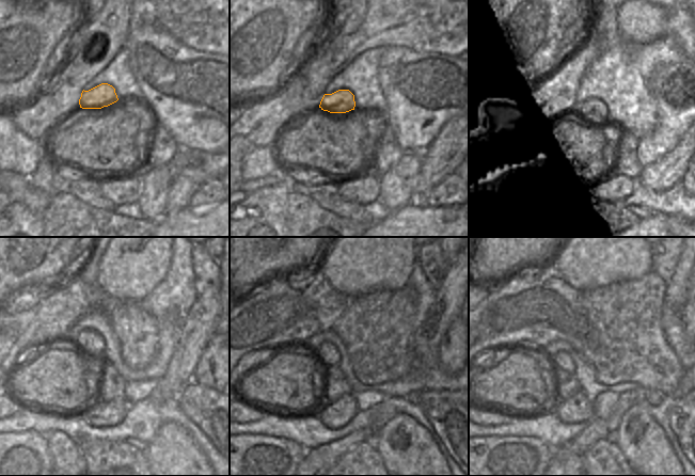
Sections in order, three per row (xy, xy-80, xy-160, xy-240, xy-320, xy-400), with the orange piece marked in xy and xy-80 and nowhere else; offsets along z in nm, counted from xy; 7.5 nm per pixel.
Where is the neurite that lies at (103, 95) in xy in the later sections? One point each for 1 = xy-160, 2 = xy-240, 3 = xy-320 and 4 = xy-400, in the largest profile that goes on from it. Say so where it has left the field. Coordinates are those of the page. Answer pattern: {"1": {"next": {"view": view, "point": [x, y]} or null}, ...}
{"1": {"next": {"view": "xy-160", "point": [591, 109]}}, "2": {"next": {"view": "xy-240", "point": [90, 343]}}, "3": {"next": {"view": "xy-320", "point": [329, 355]}}, "4": {"next": {"view": "xy-400", "point": [562, 360]}}}

